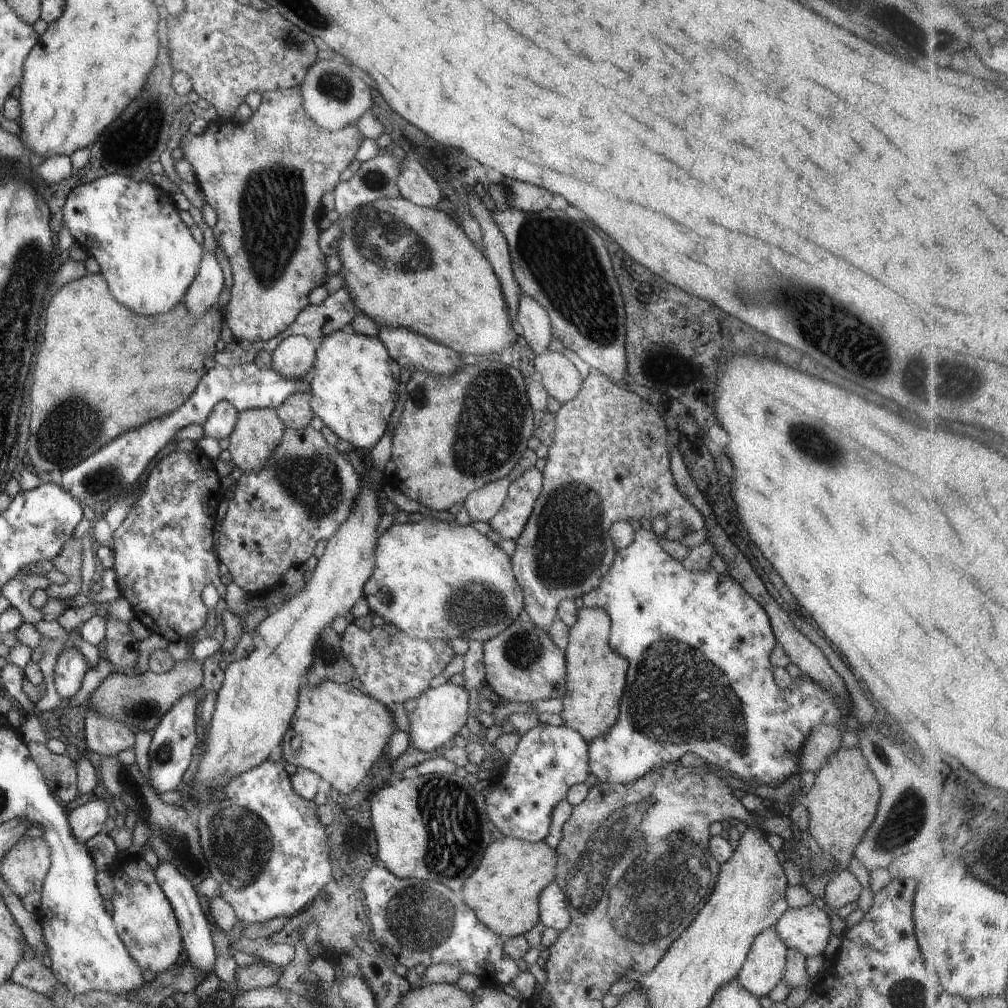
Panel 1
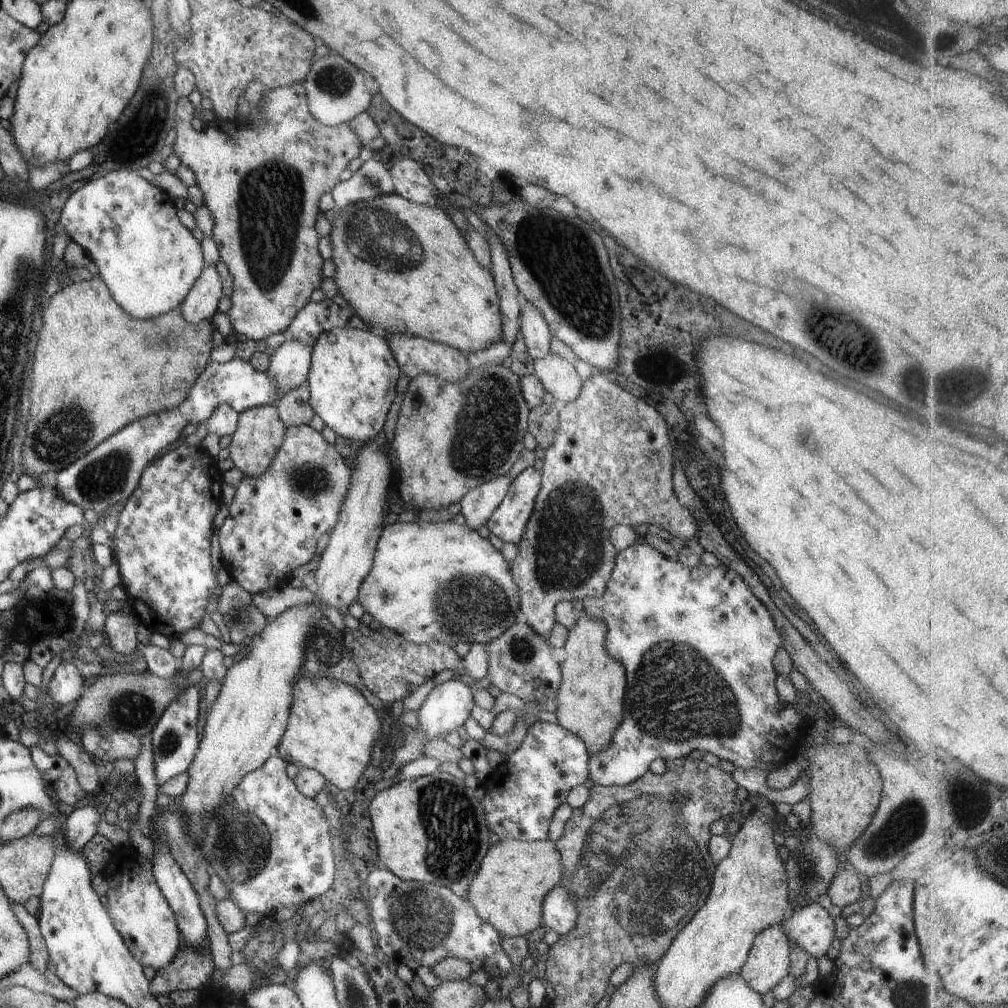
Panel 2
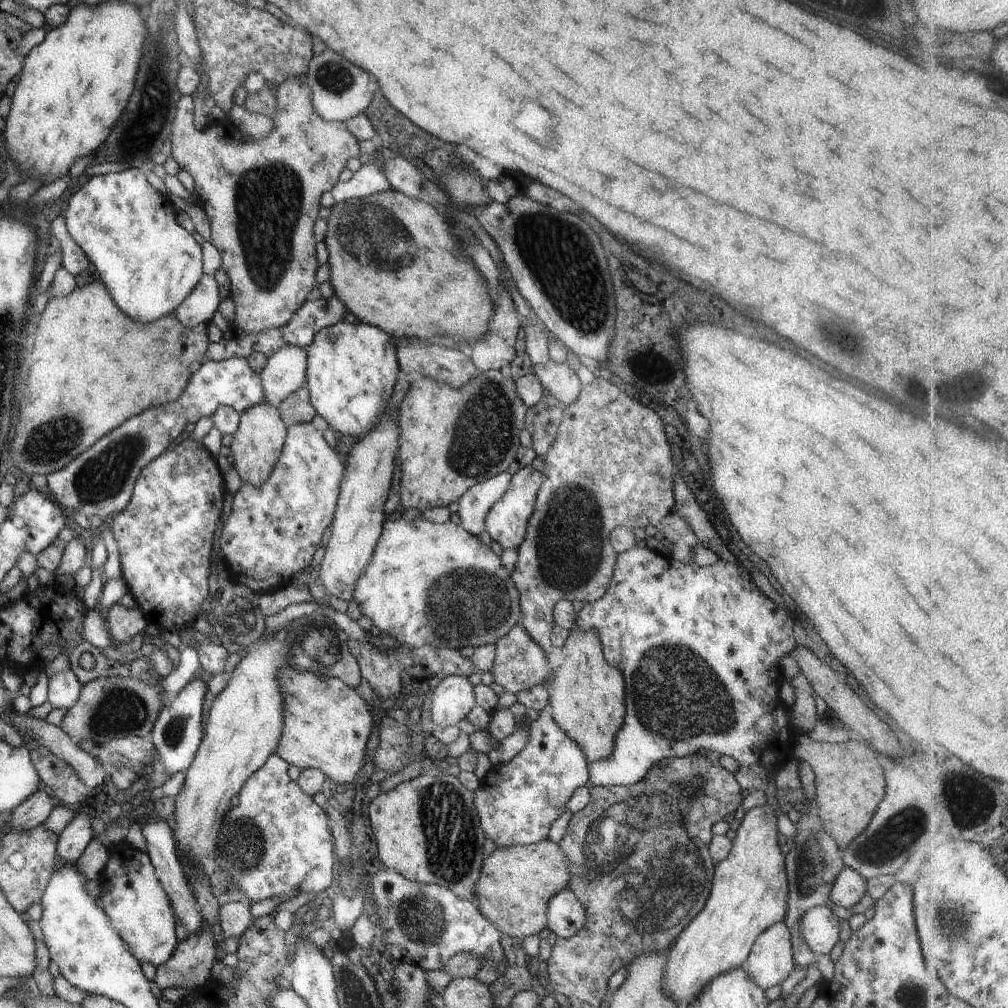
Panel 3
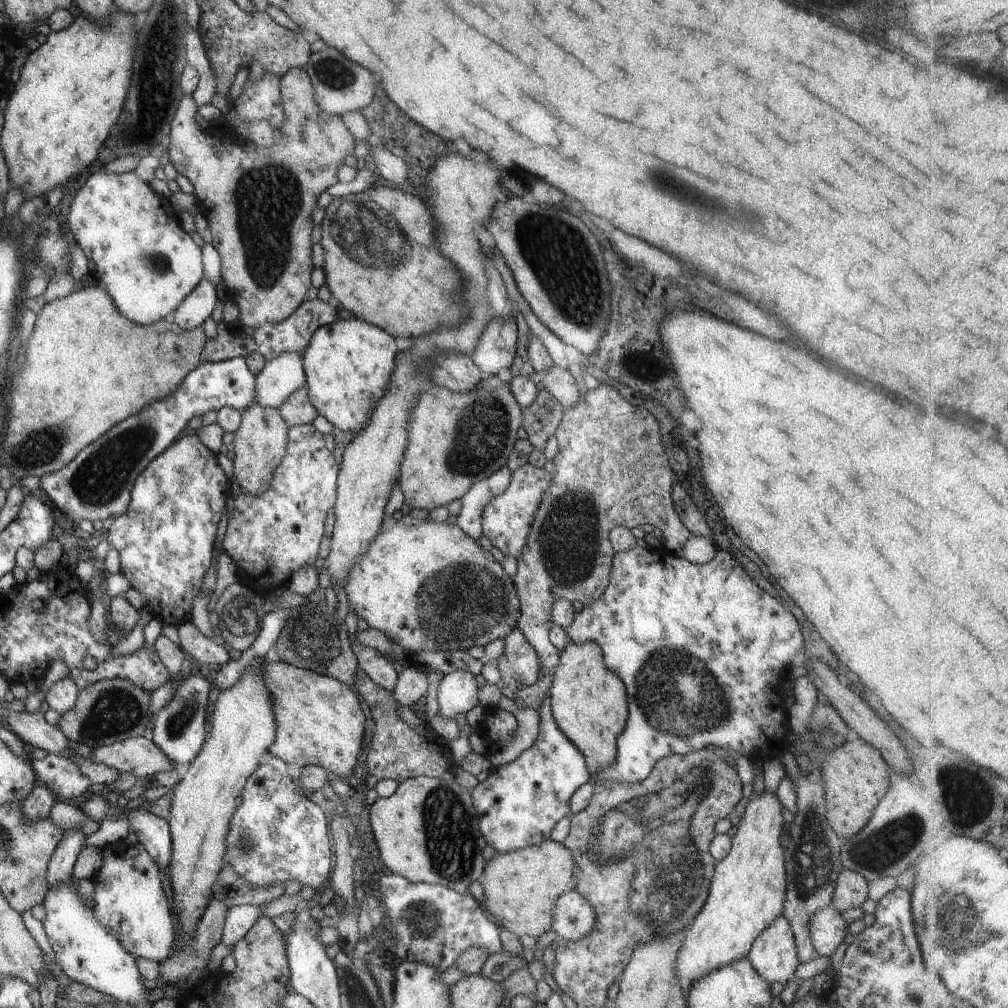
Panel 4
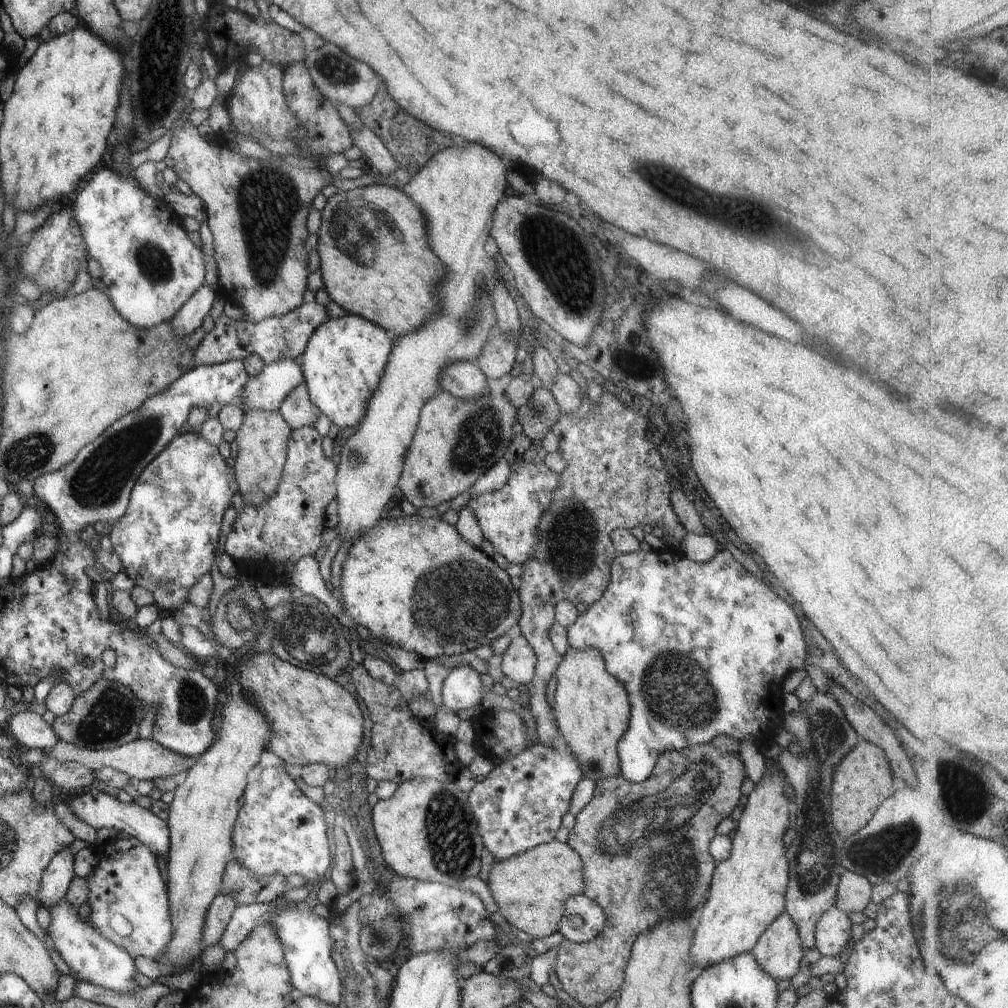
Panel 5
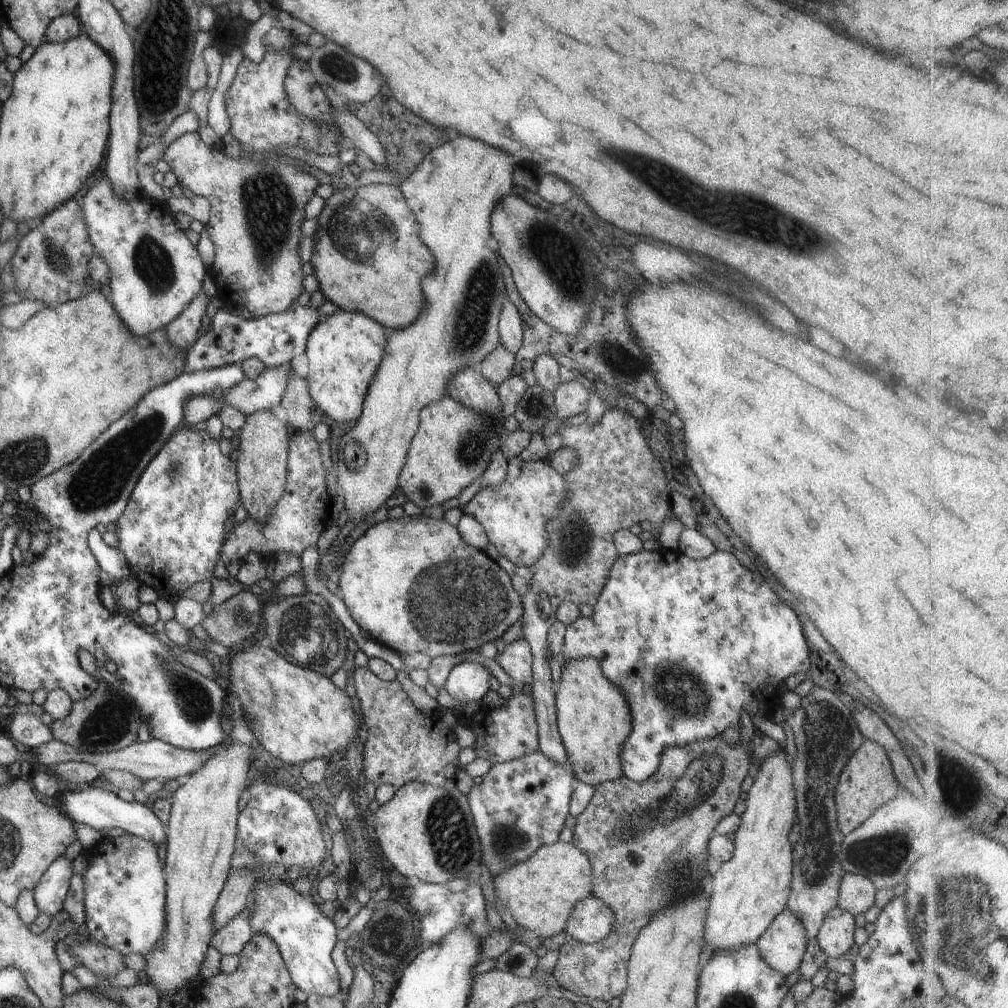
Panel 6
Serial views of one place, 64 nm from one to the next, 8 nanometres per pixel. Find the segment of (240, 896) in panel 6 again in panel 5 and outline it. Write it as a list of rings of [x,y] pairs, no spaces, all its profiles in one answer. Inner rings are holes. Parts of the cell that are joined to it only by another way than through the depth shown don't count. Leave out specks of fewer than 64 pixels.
[[[219,894],[209,906],[205,918],[205,928],[203,929],[203,941],[201,949],[208,945],[216,945],[229,923],[236,907],[241,904],[234,897],[228,894]]]

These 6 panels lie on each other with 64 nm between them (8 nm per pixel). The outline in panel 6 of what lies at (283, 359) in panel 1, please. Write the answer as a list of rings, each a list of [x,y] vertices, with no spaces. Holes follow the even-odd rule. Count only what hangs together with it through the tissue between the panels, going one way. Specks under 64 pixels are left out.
[[[283,363],[274,367],[267,367],[260,376],[254,380],[245,378],[242,382],[238,382],[238,386],[234,386],[234,390],[228,390],[226,394],[222,394],[222,398],[216,405],[216,400],[211,396],[192,396],[186,406],[184,406],[184,421],[190,426],[194,426],[200,422],[207,421],[212,416],[217,415],[222,410],[222,406],[234,406],[238,408],[245,416],[257,411],[273,411],[276,406],[280,406],[286,386],[288,386],[288,378],[294,372],[294,368],[290,363]]]

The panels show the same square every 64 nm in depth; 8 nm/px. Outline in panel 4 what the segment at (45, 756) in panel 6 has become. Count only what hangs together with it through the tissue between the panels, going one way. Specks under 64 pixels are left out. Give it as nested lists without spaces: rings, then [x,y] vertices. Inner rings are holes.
[[[133,737],[97,748],[71,742],[70,748],[84,760],[114,768],[120,773],[127,772],[136,779],[174,768],[170,758],[151,738]]]

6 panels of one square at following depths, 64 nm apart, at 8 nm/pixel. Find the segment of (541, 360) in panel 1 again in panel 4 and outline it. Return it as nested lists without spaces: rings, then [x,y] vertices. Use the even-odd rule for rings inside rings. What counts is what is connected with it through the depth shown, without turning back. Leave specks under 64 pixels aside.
[[[552,367],[545,373],[543,383],[564,408],[570,408],[580,402],[580,385],[568,369]]]

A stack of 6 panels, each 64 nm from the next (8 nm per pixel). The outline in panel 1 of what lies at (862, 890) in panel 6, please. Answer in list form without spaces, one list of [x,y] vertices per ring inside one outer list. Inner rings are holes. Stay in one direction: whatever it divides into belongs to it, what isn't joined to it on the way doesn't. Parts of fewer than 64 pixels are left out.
[[[848,868],[837,870],[826,886],[825,900],[830,908],[838,911],[848,903],[856,905],[862,890],[860,881]]]

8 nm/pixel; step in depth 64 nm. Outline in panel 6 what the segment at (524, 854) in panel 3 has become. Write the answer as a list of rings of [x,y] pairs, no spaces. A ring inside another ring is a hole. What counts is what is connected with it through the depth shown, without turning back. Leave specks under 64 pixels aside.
[[[557,841],[540,846],[530,858],[514,862],[500,874],[494,875],[493,884],[498,903],[512,914],[517,926],[546,939],[564,931],[572,906],[578,900],[591,897],[592,866],[588,856],[578,848],[571,843]]]

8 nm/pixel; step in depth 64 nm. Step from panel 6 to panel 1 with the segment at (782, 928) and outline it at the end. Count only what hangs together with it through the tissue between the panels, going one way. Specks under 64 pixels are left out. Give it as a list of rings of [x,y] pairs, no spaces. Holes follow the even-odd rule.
[[[775,926],[766,928],[756,936],[748,957],[736,976],[738,984],[754,994],[754,998],[769,996],[784,977],[787,948],[774,928]]]

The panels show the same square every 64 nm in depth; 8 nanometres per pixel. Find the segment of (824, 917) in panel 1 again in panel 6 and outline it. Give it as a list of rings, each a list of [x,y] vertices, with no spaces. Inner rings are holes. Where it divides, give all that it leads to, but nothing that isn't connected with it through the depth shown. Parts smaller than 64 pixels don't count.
[[[835,907],[828,912],[818,930],[816,938],[818,946],[827,958],[841,958],[855,943],[856,928],[854,916]]]

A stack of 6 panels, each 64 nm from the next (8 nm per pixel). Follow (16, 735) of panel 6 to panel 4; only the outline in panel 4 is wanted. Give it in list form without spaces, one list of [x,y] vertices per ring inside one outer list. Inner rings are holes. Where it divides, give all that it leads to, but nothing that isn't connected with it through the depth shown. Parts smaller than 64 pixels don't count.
[[[7,707],[4,711],[4,721],[3,723],[8,723],[12,731],[20,737],[23,743],[28,749],[41,748],[46,750],[48,753],[56,754],[61,757],[66,757],[67,759],[74,760],[76,766],[80,768],[80,772],[90,780],[90,784],[104,785],[105,783],[114,783],[117,778],[120,778],[120,772],[114,768],[96,764],[96,762],[90,762],[90,760],[84,760],[80,758],[72,748],[70,748],[71,741],[68,739],[66,734],[60,731],[58,726],[52,726],[48,724],[45,720],[45,715],[42,712],[14,712],[12,709]]]

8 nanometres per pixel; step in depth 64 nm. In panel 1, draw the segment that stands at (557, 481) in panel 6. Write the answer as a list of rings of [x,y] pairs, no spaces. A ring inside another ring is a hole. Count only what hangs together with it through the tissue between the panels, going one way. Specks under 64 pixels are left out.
[[[535,467],[528,470],[518,480],[511,482],[506,501],[500,512],[488,524],[510,545],[522,534],[536,500],[542,492],[543,472]]]

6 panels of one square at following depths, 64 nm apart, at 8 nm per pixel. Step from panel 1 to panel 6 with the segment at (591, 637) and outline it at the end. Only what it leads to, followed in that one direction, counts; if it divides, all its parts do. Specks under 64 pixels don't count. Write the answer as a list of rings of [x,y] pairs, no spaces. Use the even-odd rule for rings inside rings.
[[[598,658],[565,660],[562,682],[554,700],[558,729],[568,752],[568,765],[574,770],[577,781],[596,787],[623,777],[620,752],[632,730],[631,713],[622,690],[602,673]]]

